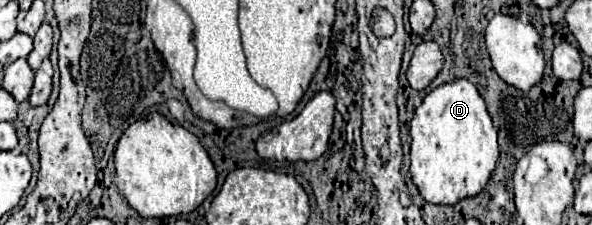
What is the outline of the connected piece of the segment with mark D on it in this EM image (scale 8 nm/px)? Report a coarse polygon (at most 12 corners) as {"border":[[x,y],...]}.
{"border":[[475,84],[431,90],[409,174],[431,204],[479,194],[499,160]]}

